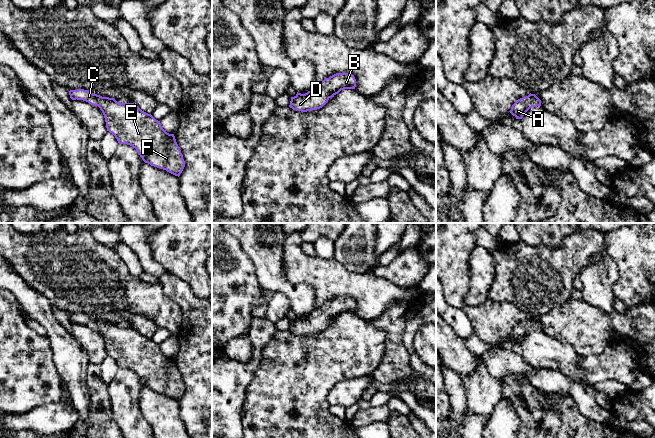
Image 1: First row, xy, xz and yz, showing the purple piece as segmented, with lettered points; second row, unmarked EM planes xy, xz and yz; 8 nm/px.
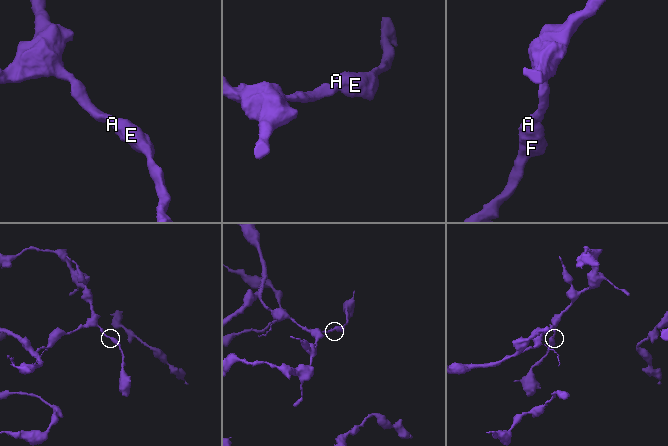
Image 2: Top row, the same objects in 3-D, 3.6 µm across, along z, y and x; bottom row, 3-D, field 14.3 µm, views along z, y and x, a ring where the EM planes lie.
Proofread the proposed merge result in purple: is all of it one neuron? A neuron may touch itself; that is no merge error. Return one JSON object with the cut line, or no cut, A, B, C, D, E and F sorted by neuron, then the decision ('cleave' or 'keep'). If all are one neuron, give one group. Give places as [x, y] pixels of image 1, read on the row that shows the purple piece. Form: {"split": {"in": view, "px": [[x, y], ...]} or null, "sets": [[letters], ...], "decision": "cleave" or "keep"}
{"split": null, "sets": [["A", "B", "C", "D", "E", "F"]], "decision": "keep"}

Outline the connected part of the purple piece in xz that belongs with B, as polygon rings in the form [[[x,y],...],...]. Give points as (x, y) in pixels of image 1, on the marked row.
[[[336,73],[324,79],[305,94],[298,93],[291,97],[289,107],[296,111],[307,112],[322,108],[330,98],[341,90],[355,89],[356,79],[349,73]]]

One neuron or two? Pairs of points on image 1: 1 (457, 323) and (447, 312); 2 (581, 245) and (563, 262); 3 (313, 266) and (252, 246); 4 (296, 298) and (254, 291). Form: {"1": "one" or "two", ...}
{"1": "one", "2": "one", "3": "two", "4": "two"}

